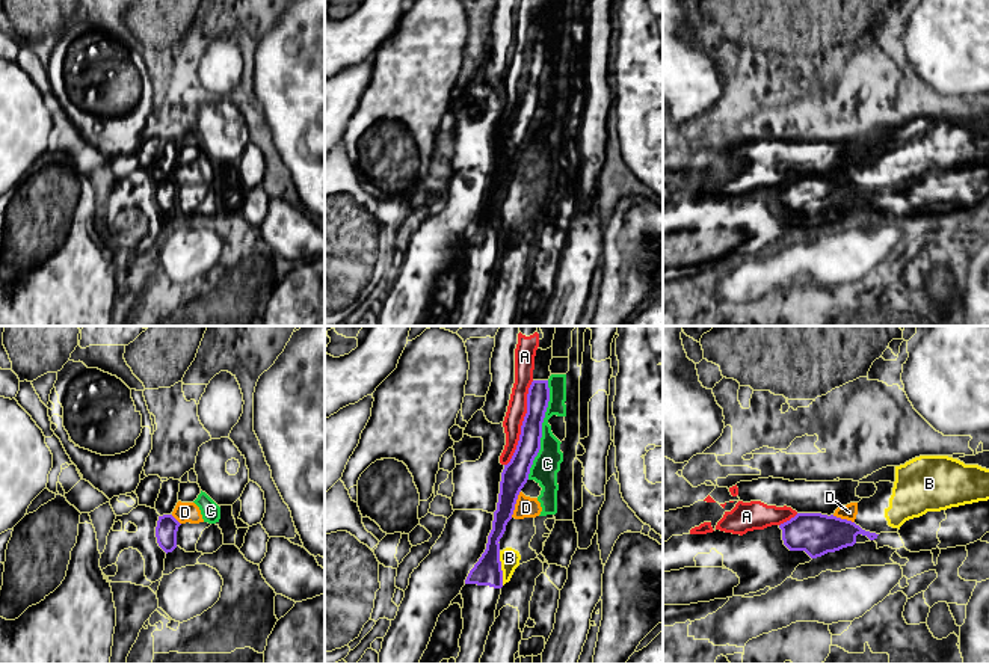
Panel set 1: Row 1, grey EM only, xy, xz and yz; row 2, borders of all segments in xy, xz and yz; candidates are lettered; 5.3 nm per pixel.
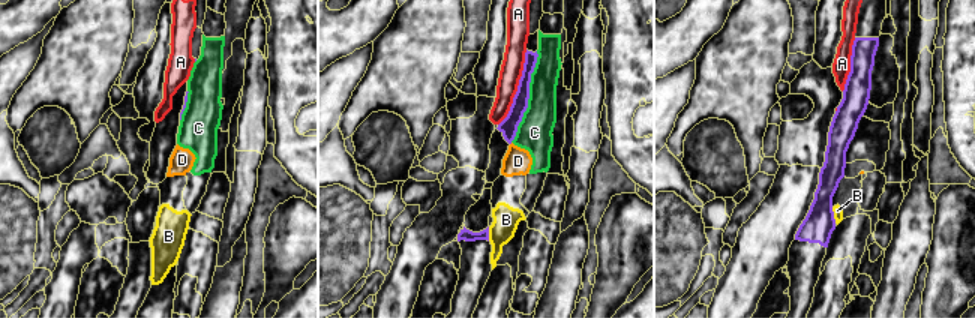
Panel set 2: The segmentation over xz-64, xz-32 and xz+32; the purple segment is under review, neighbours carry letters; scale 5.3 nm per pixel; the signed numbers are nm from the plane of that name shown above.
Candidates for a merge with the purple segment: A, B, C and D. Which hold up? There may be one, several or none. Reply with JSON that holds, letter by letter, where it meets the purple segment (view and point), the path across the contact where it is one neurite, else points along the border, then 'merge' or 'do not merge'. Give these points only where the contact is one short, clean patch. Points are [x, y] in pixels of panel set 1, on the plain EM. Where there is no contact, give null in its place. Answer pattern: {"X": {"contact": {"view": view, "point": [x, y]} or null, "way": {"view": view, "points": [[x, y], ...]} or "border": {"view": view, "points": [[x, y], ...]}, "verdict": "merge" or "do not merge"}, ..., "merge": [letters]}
{"A": {"contact": {"view": "xz", "point": [523, 85]}, "border": {"view": "xz", "points": [[533, 43], [527, 56], [527, 74], [517, 110], [505, 127]]}, "verdict": "do not merge"}, "B": {"contact": {"view": "xz", "point": [500, 230]}, "border": {"view": "xz", "points": [[499, 213], [503, 246]]}, "verdict": "do not merge"}, "C": {"contact": {"view": "xz", "point": [541, 92]}, "verdict": "do not merge"}, "D": {"contact": {"view": "xz", "point": [515, 165]}, "border": {"view": "xz", "points": [[520, 153], [511, 178]]}, "verdict": "do not merge"}, "merge": []}

